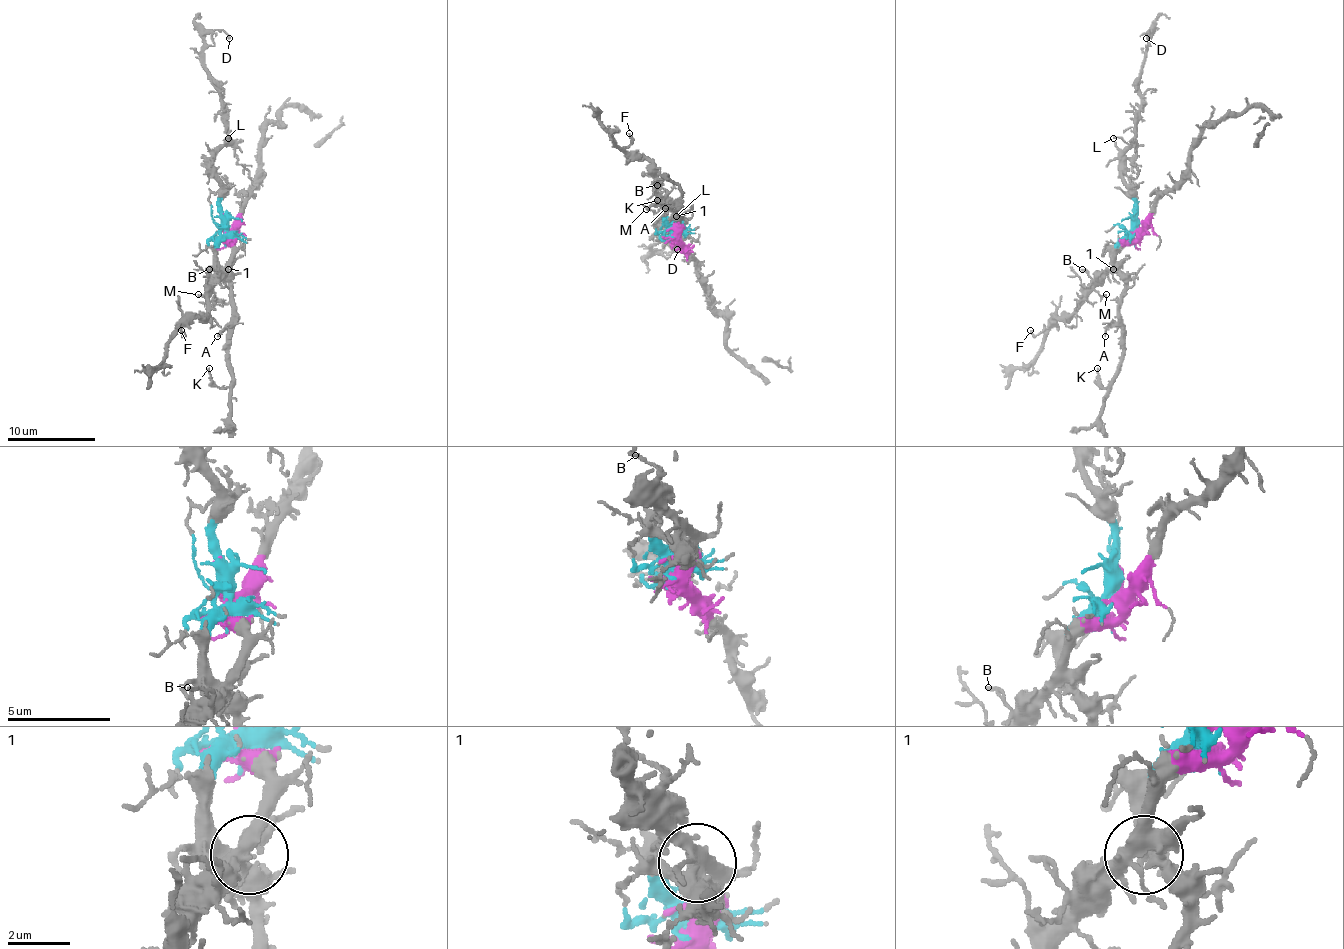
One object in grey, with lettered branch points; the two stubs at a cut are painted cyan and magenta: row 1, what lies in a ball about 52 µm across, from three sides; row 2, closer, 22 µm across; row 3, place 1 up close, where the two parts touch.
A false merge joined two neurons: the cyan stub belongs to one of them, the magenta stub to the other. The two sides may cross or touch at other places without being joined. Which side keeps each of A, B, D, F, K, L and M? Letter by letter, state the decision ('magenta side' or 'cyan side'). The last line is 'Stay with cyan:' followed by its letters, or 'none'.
A: cyan side
B: magenta side
D: cyan side
F: magenta side
K: cyan side
L: cyan side
M: magenta side
Stay with cyan: A, D, K, L

